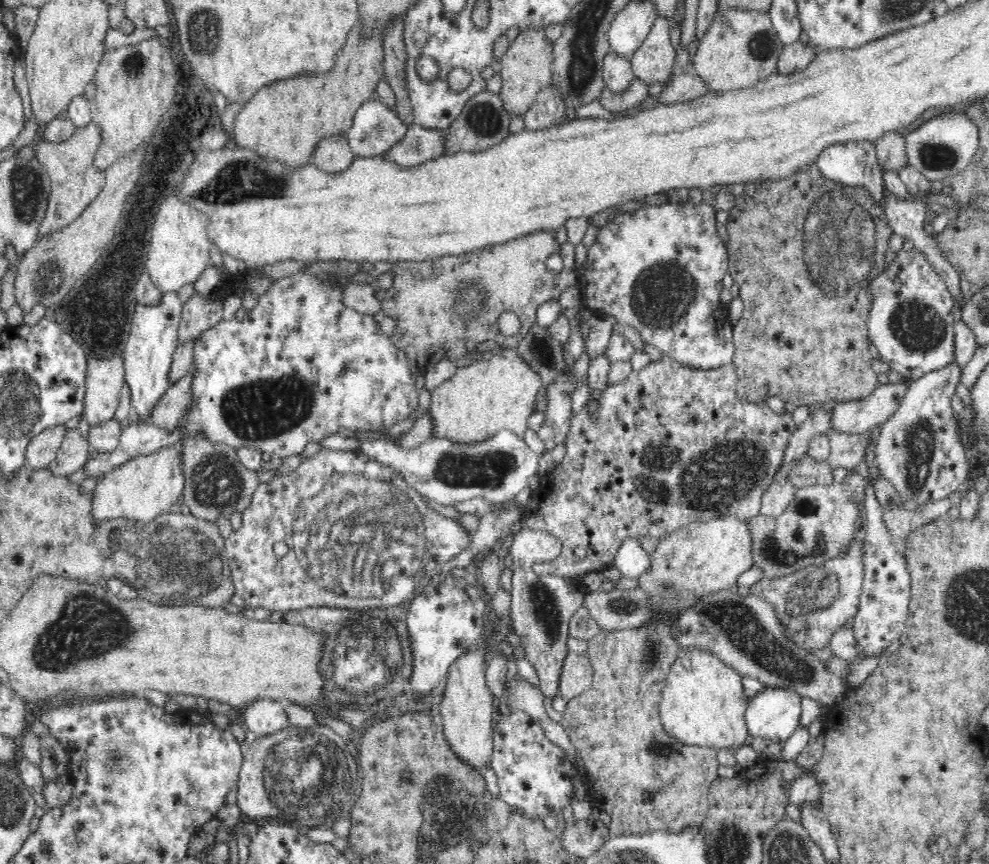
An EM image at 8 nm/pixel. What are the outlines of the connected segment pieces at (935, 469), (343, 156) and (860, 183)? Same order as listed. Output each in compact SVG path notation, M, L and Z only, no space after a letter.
M950 364L909 380L908 390L902 395L898 410L892 413L887 422L881 424L875 450L876 461L880 473L893 484L904 500L913 500L920 505L928 501L941 501L969 483L968 450L961 445L962 436L956 431L951 406L952 397L961 383L962 376L963 367Z
M345 134L324 135L309 158L320 170L335 173L349 167L355 154Z
M846 141L845 143L834 143L827 146L815 160L815 165L821 174L831 182L838 185L857 188L864 191L872 203L879 208L886 208L887 188L879 167L875 143L870 141Z

